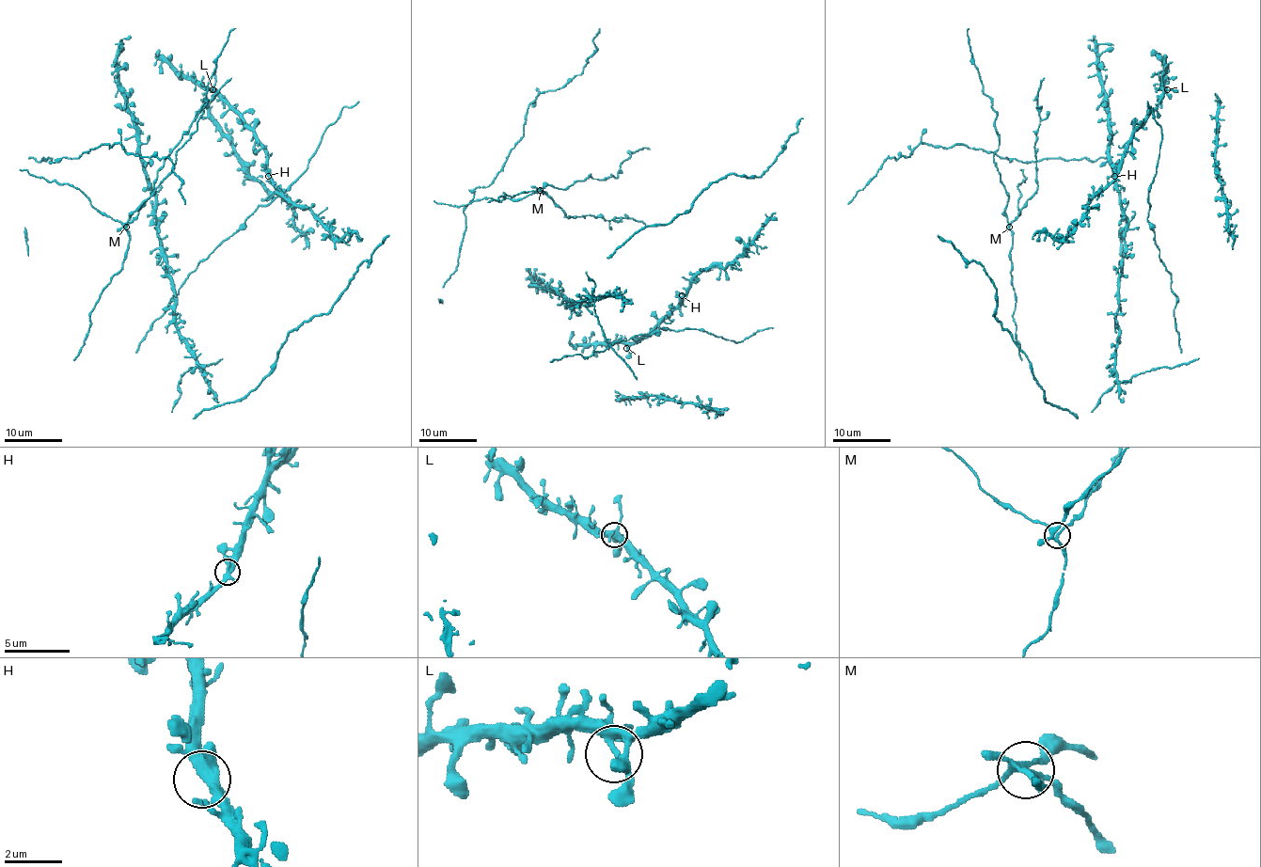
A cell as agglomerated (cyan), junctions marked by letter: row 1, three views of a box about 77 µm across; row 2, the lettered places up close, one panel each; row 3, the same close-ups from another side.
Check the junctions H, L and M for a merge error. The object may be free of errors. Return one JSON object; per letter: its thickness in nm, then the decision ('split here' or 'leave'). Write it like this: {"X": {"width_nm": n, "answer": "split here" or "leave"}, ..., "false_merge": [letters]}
{"H": {"width_nm": 360, "answer": "leave"}, "L": {"width_nm": 260, "answer": "leave"}, "M": {"width_nm": 280, "answer": "split here"}, "false_merge": ["M"]}

